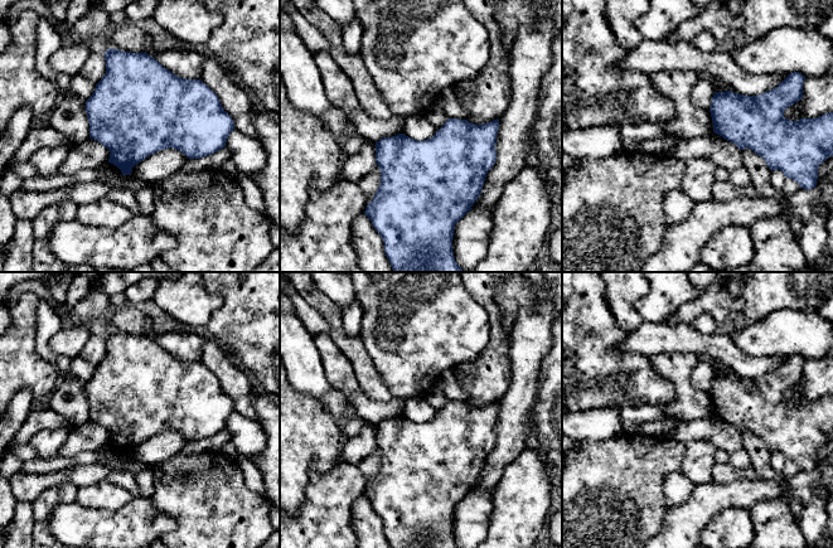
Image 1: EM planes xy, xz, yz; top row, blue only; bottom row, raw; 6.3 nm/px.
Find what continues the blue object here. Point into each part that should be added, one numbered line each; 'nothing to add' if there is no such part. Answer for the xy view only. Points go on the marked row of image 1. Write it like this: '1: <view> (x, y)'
1: xy (83, 88)

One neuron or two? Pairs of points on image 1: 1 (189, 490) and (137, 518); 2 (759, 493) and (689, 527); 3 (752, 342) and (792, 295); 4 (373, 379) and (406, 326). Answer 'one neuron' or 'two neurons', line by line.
1: two neurons
2: one neuron
3: two neurons
4: two neurons

